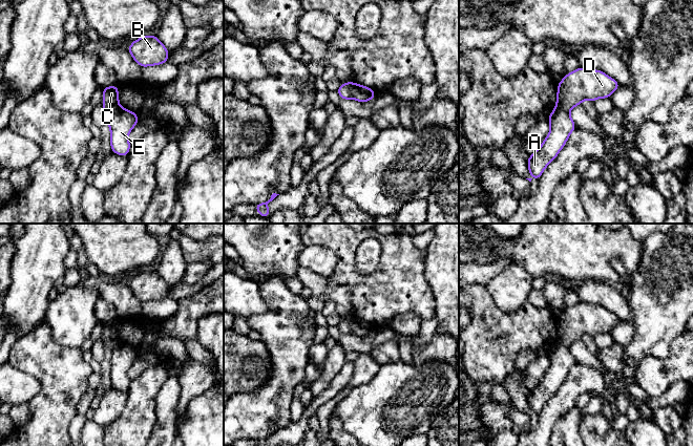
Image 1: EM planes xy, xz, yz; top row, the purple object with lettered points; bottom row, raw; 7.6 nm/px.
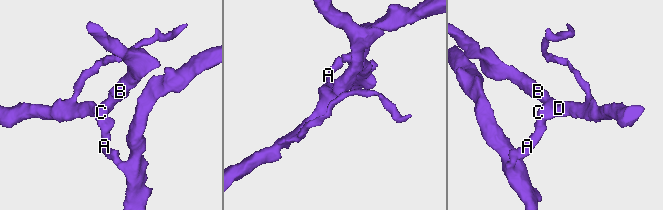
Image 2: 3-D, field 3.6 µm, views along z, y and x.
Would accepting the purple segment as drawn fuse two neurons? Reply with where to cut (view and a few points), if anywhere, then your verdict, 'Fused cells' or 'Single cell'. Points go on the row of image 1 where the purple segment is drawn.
Split along xy (120, 107), (108, 123). Fused cells

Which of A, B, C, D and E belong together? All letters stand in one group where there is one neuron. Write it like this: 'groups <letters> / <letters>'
groups A E / B C D

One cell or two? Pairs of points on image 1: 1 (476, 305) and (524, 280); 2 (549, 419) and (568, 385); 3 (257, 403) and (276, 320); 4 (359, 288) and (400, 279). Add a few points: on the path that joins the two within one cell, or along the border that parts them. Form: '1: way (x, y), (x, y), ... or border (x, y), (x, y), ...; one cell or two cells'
1: border (485, 285), (492, 301), (501, 310), (512, 311); two cells
2: way (552, 410), (567, 394); one cell
3: way (278, 382), (277, 341); one cell
4: way (370, 288), (390, 288); one cell

